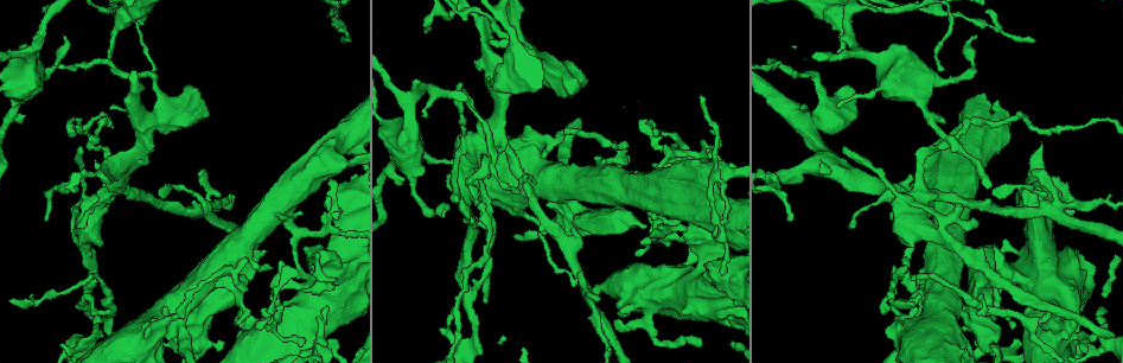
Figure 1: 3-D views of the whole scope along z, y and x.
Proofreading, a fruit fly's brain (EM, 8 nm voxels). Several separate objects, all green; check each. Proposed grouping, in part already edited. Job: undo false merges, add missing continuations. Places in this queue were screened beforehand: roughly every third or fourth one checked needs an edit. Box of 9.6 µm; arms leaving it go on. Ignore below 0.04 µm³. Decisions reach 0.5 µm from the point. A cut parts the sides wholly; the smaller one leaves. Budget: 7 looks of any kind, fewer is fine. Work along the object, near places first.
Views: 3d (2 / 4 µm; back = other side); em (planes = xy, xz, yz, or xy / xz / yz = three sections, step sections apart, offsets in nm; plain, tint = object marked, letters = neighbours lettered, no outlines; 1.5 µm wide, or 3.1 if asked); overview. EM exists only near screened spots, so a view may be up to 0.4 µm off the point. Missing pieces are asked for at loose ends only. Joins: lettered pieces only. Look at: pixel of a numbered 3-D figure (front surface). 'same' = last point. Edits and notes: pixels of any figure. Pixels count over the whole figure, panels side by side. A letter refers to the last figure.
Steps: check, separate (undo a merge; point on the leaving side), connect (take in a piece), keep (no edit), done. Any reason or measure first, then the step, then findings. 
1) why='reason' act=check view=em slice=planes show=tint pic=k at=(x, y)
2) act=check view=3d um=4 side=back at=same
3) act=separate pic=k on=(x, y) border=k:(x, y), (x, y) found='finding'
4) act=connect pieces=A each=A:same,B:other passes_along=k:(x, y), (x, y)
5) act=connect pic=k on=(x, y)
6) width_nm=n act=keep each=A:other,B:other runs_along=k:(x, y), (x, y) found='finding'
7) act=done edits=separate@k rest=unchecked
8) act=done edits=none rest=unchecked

act=check view=em slice=xy step=4 show=letters pic=1 at=(194, 203)

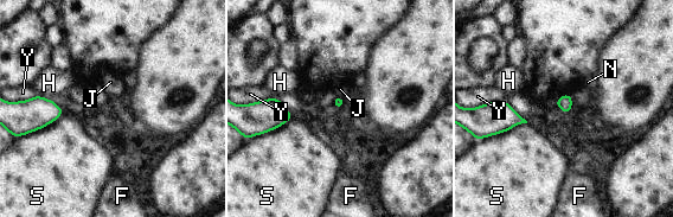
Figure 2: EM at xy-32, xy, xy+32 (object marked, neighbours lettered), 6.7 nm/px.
why='cut it another way' act=check view=em slice=planes show=letters at=same

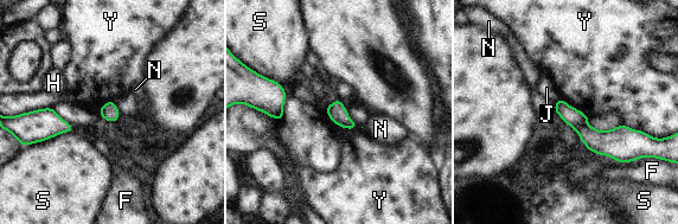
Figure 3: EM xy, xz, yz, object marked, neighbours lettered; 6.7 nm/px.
act=keep each=F:other,H:other,J:other,N:other,S:other,Y:other border=3:(325, 108), (337, 125), (358, 126) found='no lettered piece goes on from it'

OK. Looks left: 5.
why='two arms in line, one across' act=check view=3d um=4 pic=1 at=(1053, 308)

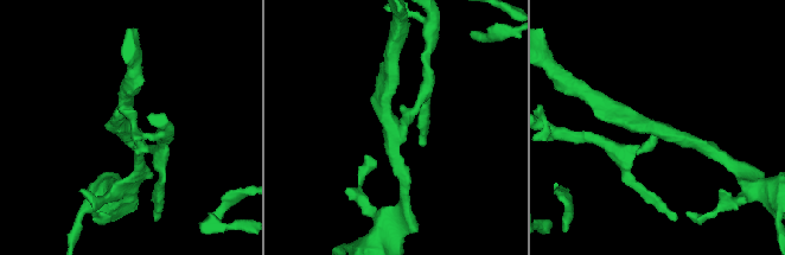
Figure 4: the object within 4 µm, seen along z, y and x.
arms=3 arm_widths_nm=180,200,220 why='now the EM' act=check view=em slice=planes show=plain pic=4 at=(129, 132)

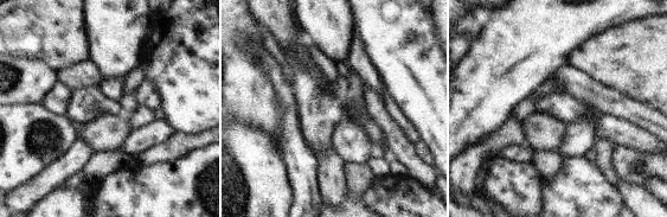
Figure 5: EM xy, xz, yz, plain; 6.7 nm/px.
act=check view=em slice=planes show=letters at=same

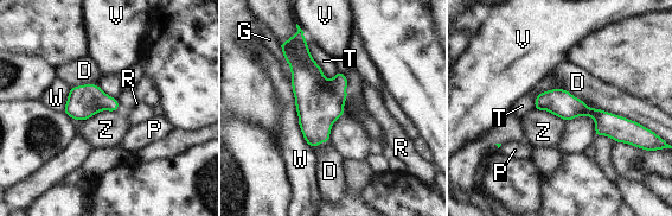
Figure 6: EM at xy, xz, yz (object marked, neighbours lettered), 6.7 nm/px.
width_nm=180 longest_contact=W:500nm act=keep each=D:other,G:other,P:other,R:other,T:other,V:other,W:other,Z:other found='continuous, no second neuron'

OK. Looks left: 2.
why='tapers out' act=check view=em slice=planes show=tint pic=1 at=(153, 68)

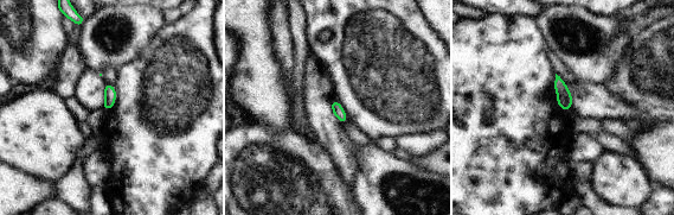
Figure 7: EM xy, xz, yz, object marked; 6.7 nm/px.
why='see the neighbours' act=check view=em slice=planes show=letters at=same

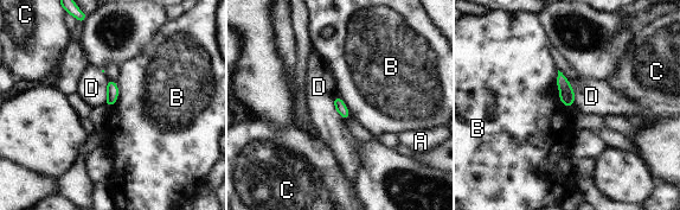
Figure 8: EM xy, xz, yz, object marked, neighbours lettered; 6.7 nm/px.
width_nm=80 act=keep each=A:other,B:other,C:other,D:other border=8:(108, 80), (104, 103) found='no lettered piece goes on from it'

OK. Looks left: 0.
act=done edits=none rest=unchecked

